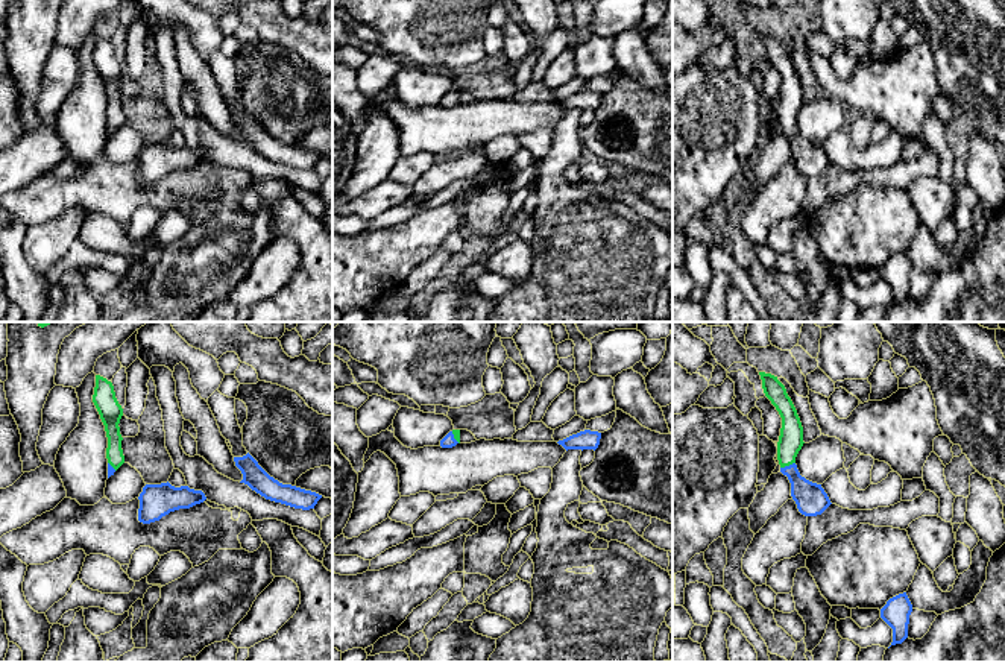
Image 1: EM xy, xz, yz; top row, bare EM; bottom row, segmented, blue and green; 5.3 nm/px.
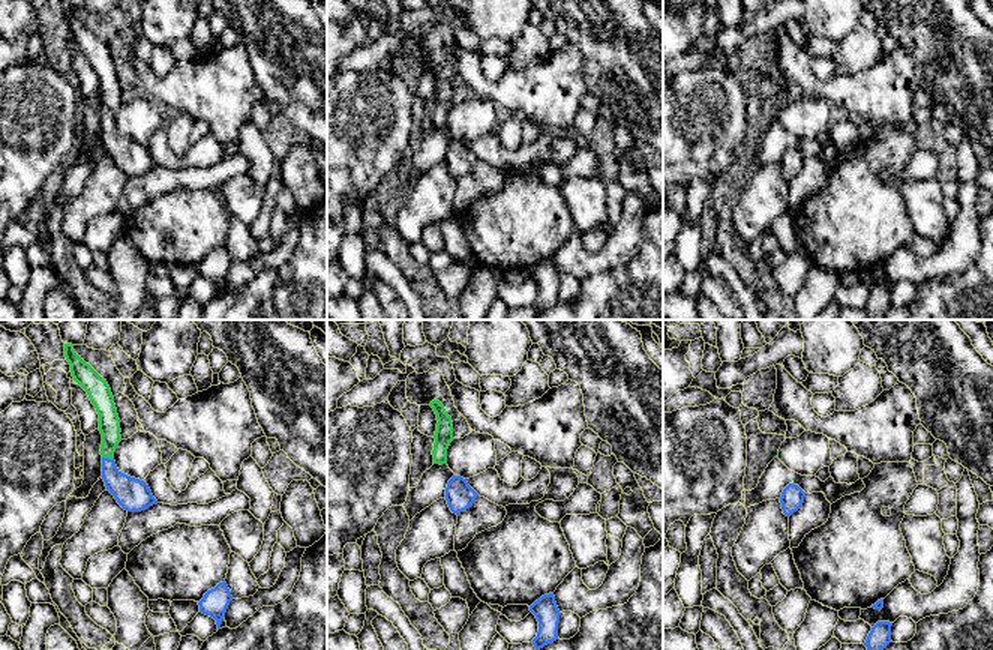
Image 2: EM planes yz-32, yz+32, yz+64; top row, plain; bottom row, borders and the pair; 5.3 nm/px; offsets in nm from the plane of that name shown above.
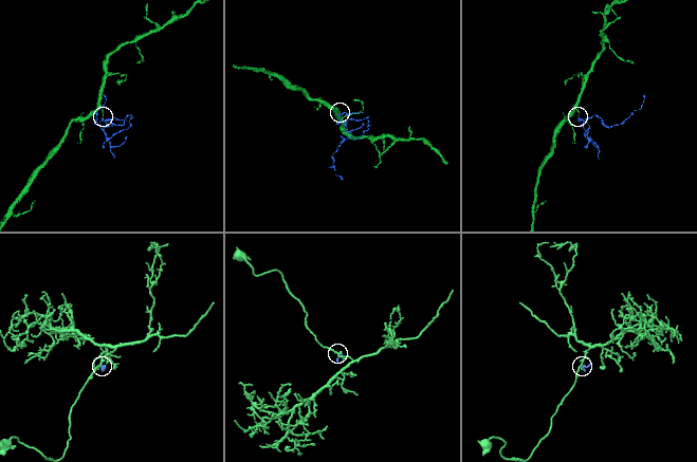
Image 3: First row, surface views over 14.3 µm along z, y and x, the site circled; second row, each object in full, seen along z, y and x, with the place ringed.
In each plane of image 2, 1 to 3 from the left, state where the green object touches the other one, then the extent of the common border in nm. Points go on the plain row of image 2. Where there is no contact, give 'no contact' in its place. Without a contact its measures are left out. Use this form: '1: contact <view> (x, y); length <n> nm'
1: contact yz-32 (107, 122); length 70 nm
2: no contact
3: no contact

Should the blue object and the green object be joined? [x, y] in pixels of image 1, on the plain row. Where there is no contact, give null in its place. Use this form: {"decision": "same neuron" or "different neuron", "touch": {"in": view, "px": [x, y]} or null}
{"decision": "same neuron", "touch": {"in": "yz", "px": [787, 126]}}

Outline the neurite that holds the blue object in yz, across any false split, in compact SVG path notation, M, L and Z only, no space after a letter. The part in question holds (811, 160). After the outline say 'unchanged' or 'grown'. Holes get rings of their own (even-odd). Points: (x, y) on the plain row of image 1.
M759 32L765 56L771 61L782 77L782 88L777 102L777 120L780 132L791 143L791 156L805 176L821 175L832 162L821 147L800 135L795 117L803 106L803 87L797 70L777 36Z; grown

